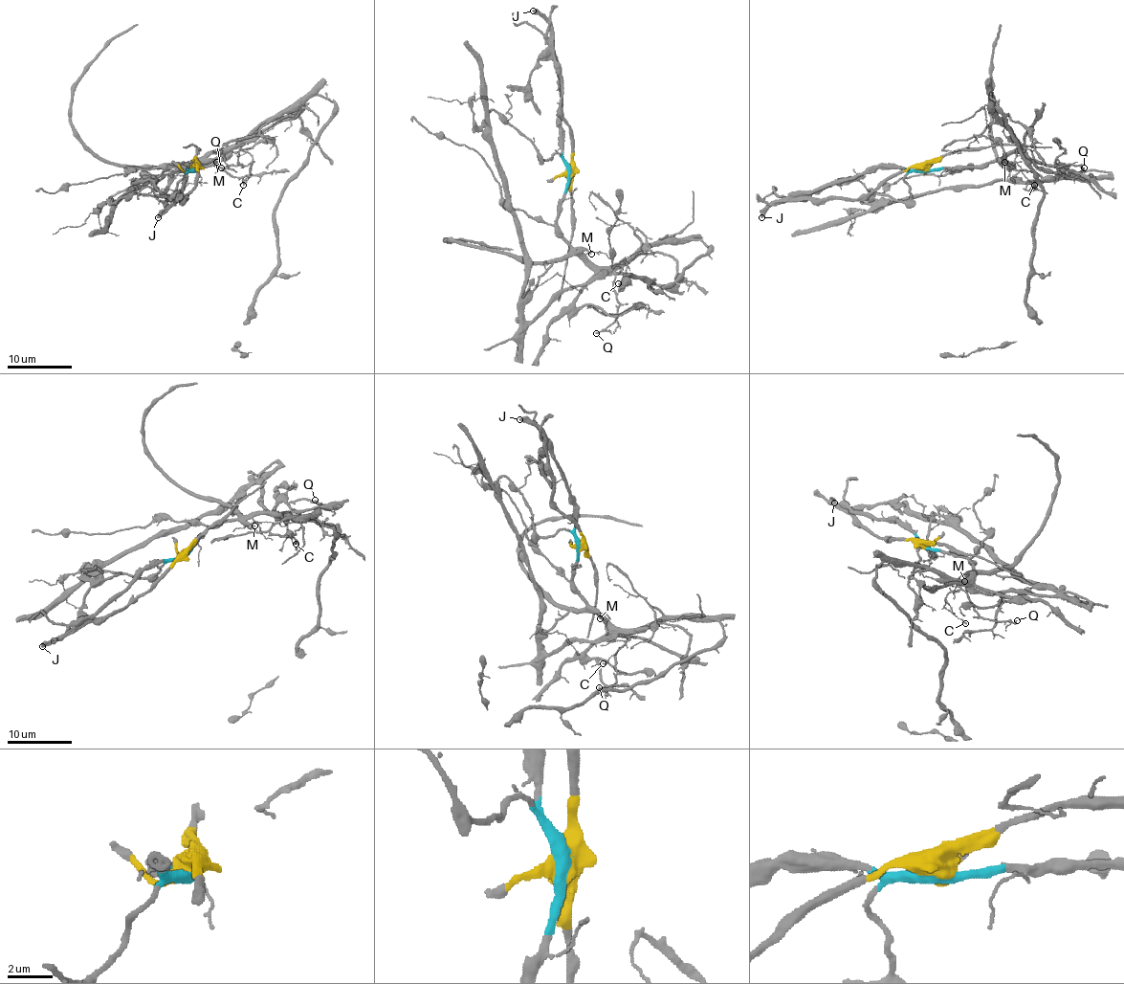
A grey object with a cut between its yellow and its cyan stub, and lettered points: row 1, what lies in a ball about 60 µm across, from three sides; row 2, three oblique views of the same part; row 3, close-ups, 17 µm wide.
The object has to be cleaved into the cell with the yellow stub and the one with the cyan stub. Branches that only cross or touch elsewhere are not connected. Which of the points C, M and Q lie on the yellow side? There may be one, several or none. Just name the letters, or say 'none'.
none

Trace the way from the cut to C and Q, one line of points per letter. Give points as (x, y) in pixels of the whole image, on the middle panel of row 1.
C: (569, 172), (557, 231), (597, 266), (608, 266), (618, 272), (628, 264), (626, 274), (618, 283)
Q: (569, 172), (557, 231), (592, 262), (608, 266), (614, 272), (613, 288), (619, 307), (618, 317), (595, 333)

